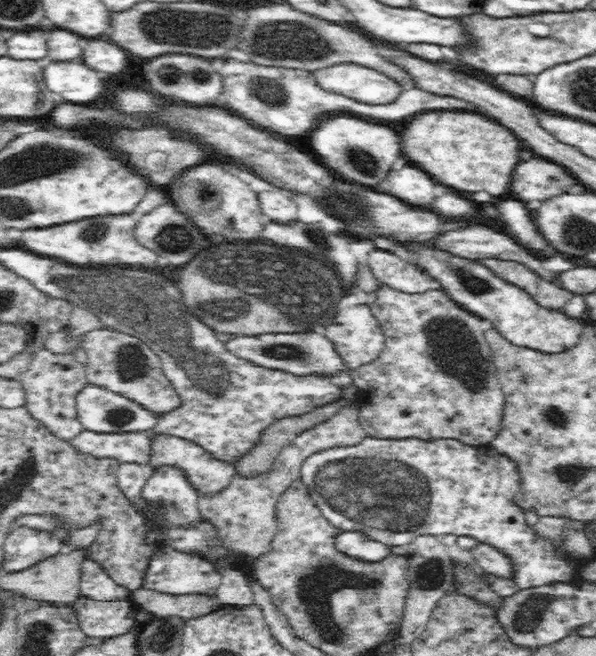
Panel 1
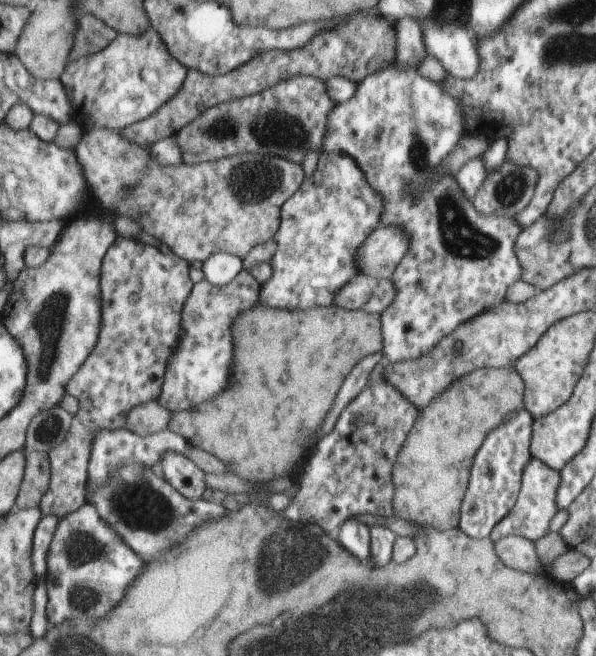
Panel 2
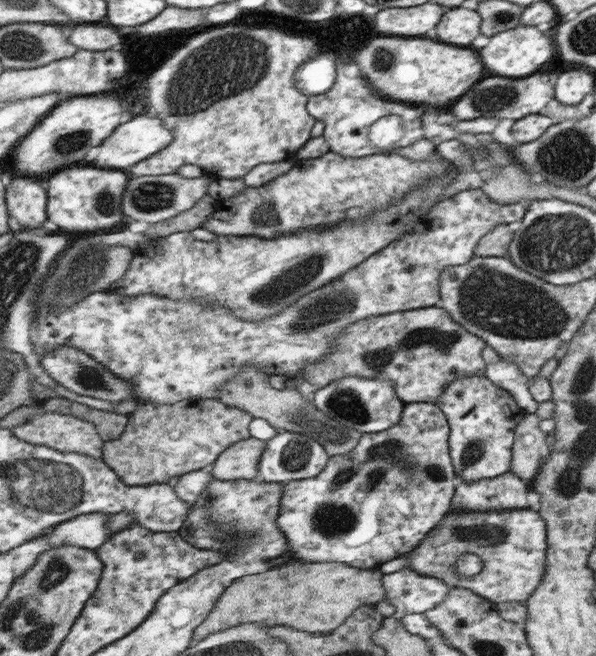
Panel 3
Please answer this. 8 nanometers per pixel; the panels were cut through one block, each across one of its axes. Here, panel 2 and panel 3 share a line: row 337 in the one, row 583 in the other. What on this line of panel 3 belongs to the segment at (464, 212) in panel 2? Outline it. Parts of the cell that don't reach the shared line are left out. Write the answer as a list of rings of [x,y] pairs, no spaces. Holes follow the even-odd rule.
[[[409,567],[401,570],[387,573],[383,575],[384,598],[389,601],[389,604],[395,608],[392,614],[397,620],[408,614],[424,613],[438,606],[448,596],[451,588],[441,582],[441,579],[422,575],[409,569]]]

